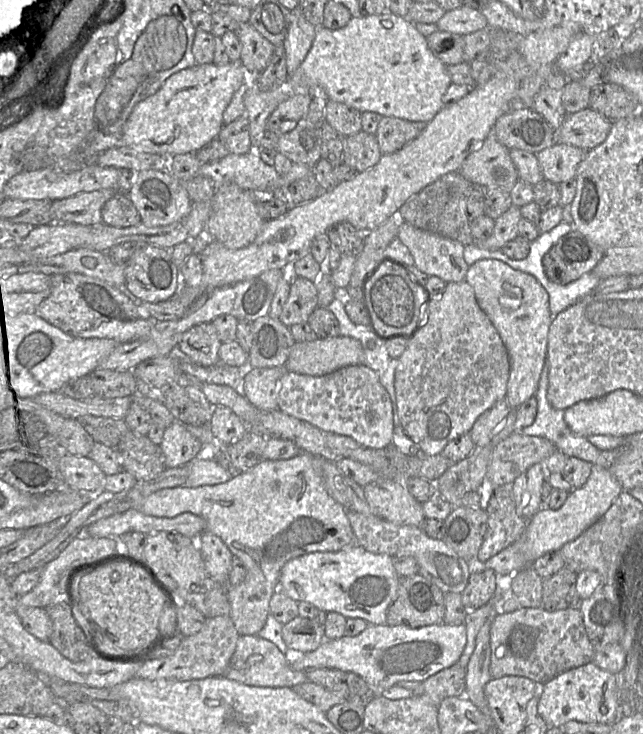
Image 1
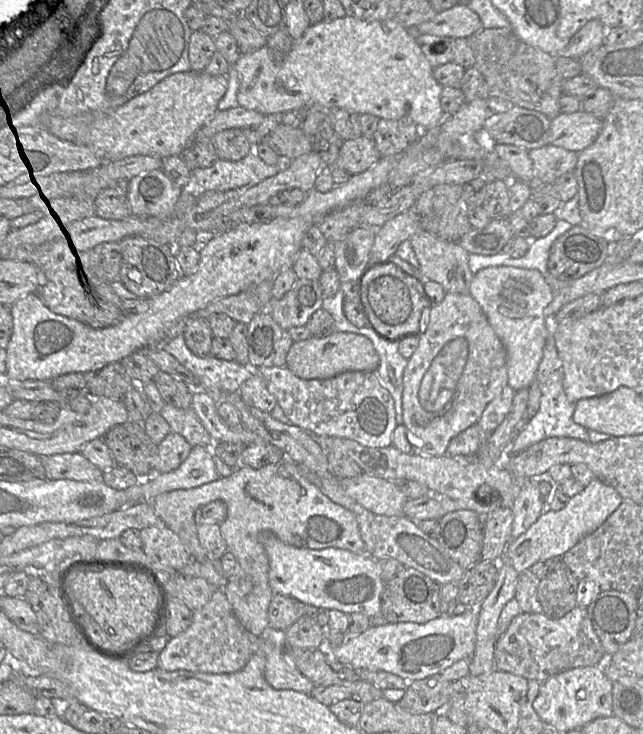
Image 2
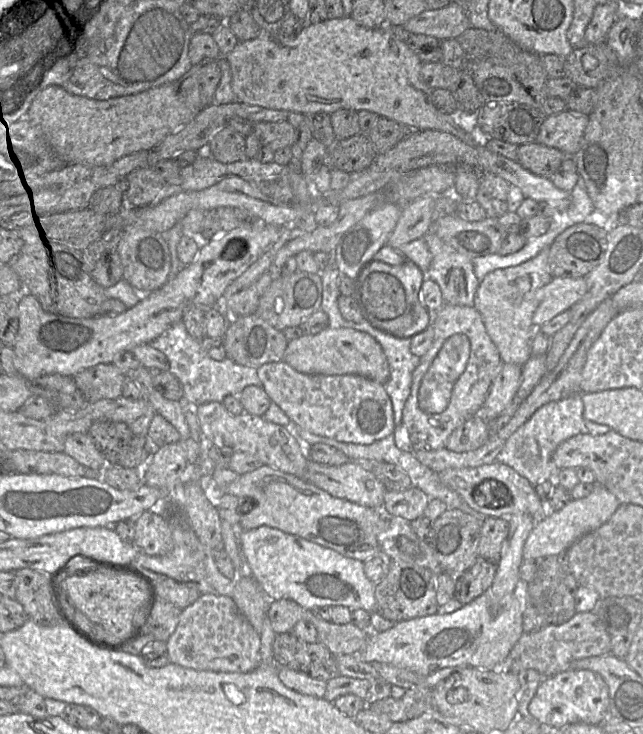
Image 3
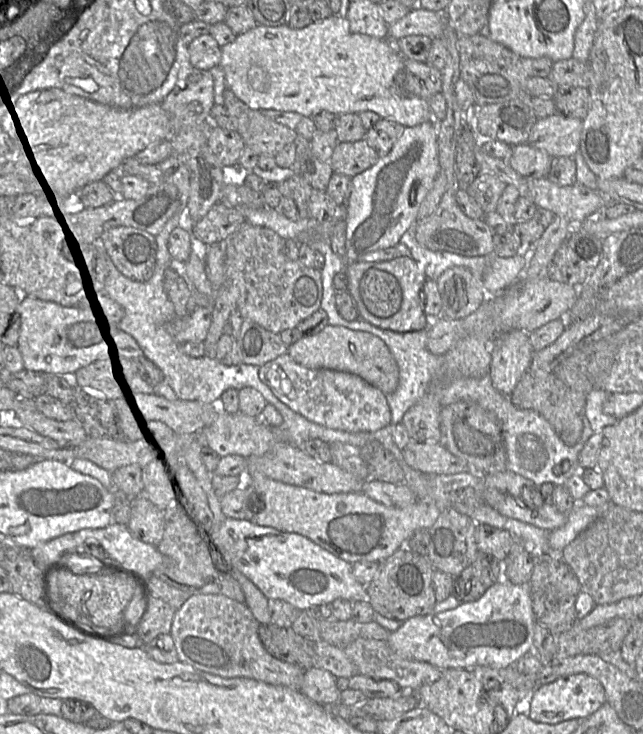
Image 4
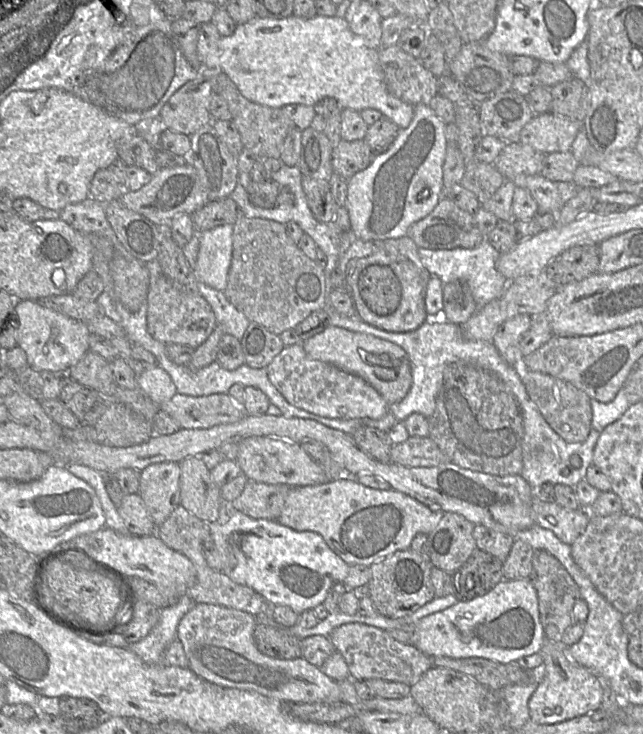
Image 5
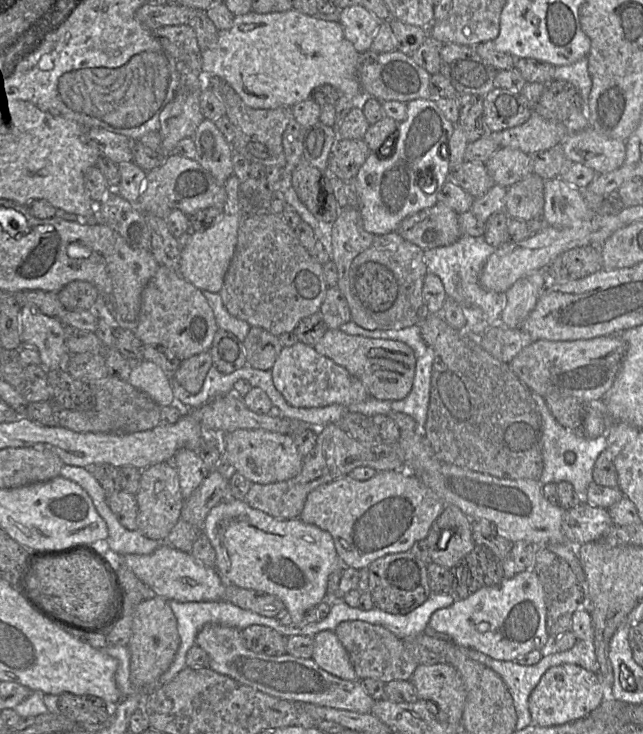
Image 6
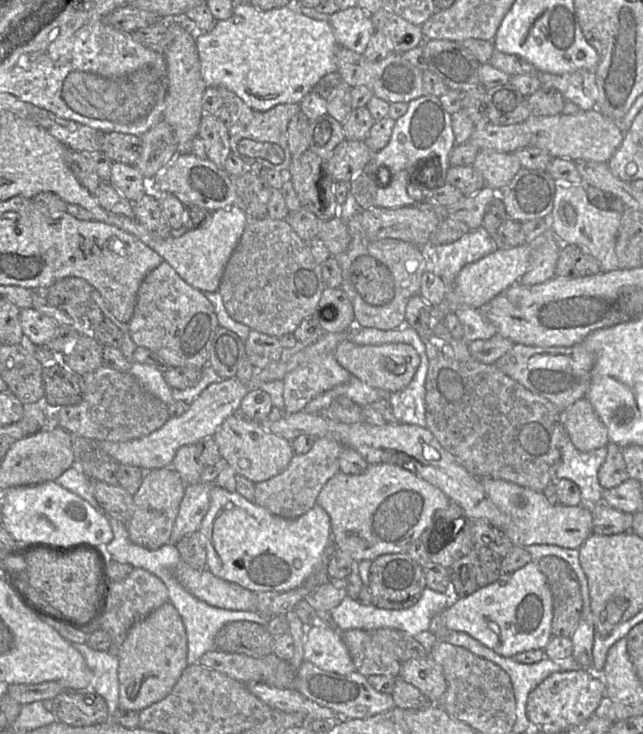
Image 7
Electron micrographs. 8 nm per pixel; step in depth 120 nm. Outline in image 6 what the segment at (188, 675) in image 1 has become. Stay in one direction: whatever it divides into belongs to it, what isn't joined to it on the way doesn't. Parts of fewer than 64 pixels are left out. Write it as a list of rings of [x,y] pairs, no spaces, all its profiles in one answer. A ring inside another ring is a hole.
[[[206,624],[198,632],[195,645],[208,654],[210,669],[276,698],[360,714],[370,713],[375,702],[365,691],[361,680],[348,681],[338,678],[322,669],[312,658],[289,654],[268,656],[251,651],[245,646],[241,630],[237,628]]]

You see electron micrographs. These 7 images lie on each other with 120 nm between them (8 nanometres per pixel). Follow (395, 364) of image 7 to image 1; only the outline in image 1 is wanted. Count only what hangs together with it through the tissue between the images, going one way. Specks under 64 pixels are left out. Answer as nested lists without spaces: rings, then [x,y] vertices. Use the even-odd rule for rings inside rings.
[[[338,335],[296,342],[289,352],[285,368],[298,374],[321,376],[357,364],[364,364],[361,343],[355,338]]]

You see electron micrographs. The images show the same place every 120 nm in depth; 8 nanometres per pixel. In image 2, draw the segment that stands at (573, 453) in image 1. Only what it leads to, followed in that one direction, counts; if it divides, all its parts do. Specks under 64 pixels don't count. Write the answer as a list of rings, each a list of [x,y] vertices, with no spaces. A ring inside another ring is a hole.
[[[552,324],[550,335],[543,349],[543,356],[536,372],[536,382],[541,391],[539,410],[531,418],[527,419],[513,438],[507,454],[517,454],[530,446],[551,437],[566,437],[578,439],[584,442],[589,440],[588,430],[573,421],[575,403],[570,402],[563,389],[563,367],[558,355],[554,338],[552,337]]]

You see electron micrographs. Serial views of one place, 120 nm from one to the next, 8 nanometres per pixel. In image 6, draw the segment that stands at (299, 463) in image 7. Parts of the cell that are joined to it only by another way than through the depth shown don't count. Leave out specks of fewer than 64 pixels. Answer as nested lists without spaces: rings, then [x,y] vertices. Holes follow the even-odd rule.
[[[327,424],[317,430],[317,442],[309,455],[303,458],[301,471],[288,480],[269,484],[252,483],[244,501],[278,519],[299,518],[308,494],[322,484],[347,476],[358,467],[379,471],[406,470],[398,443],[363,444],[347,434],[339,424]]]

